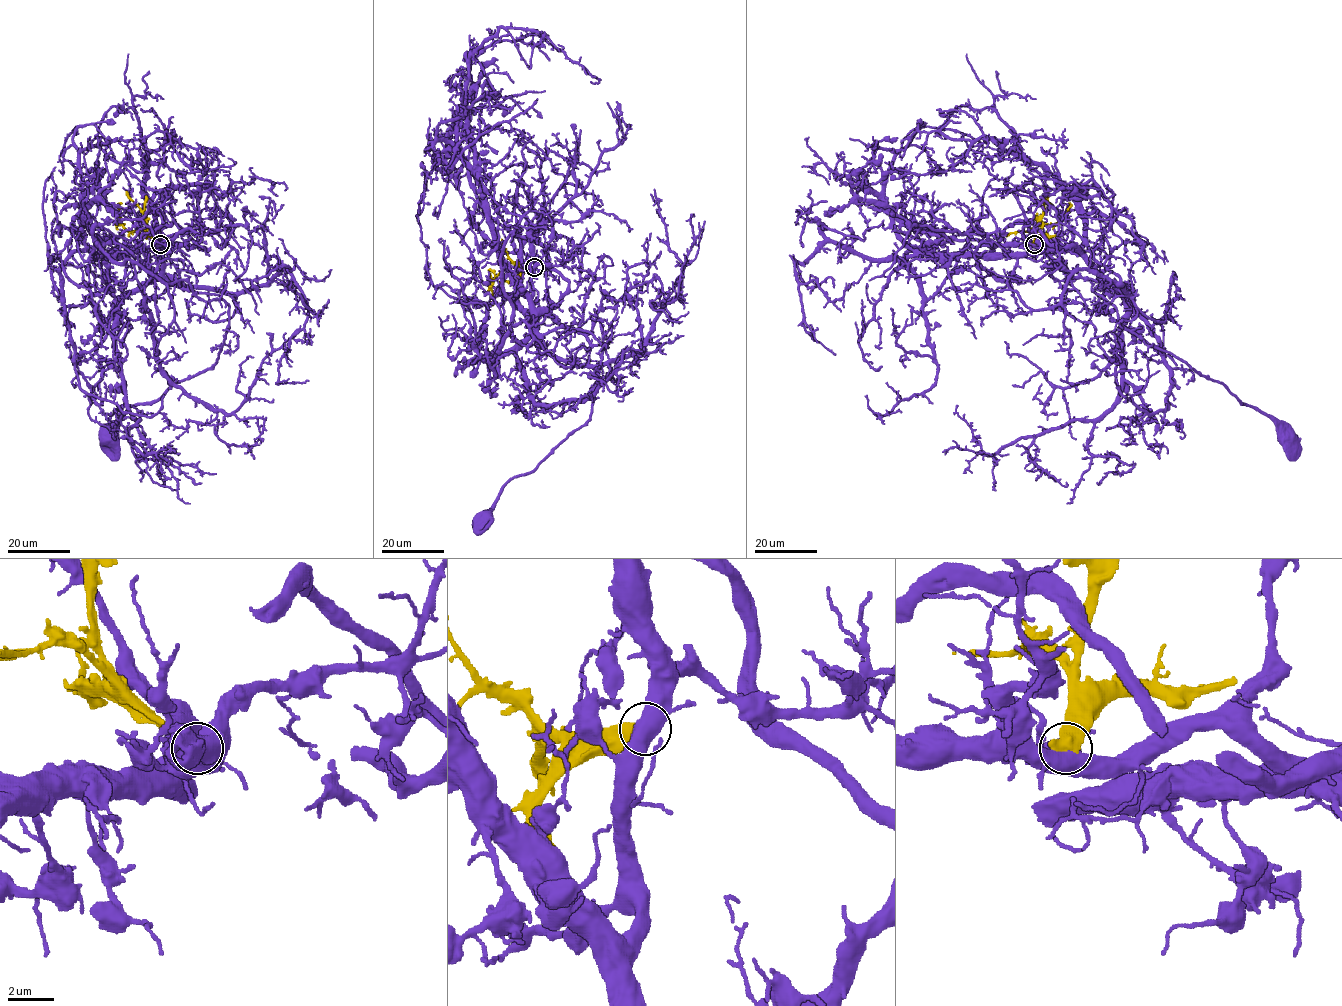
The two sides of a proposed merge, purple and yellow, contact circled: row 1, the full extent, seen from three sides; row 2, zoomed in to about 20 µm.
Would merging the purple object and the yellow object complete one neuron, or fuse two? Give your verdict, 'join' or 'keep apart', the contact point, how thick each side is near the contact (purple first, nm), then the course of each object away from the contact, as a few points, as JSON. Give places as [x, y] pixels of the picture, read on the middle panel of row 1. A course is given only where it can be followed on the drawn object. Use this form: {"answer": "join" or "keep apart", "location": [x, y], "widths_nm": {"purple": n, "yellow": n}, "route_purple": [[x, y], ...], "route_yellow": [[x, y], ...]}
{"answer": "keep apart", "location": [534, 267], "widths_nm": {"purple": 550, "yellow": 650}, "route_purple": [[533, 268], [535, 329], [589, 331], [602, 346], [593, 403], [583, 425], [532, 471], [507, 483], [480, 522]], "route_yellow": [[533, 268], [520, 268], [511, 262], [495, 278], [491, 290], [495, 303]]}

